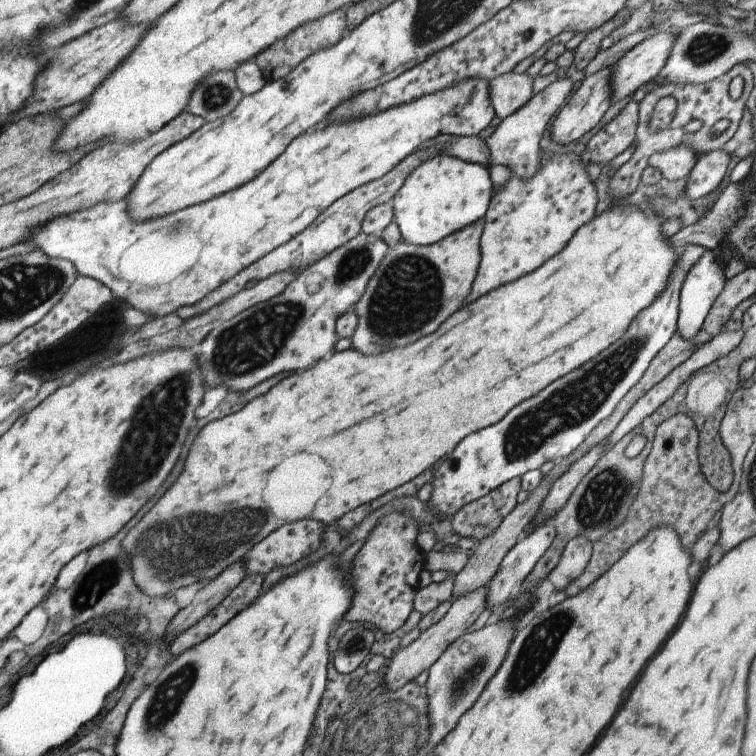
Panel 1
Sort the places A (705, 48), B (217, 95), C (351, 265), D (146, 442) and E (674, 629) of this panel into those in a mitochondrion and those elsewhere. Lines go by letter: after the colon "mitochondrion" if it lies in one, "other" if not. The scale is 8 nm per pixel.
A: mitochondrion
B: mitochondrion
C: mitochondrion
D: mitochondrion
E: other

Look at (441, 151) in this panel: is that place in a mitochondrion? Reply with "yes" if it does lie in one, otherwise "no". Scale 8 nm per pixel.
no

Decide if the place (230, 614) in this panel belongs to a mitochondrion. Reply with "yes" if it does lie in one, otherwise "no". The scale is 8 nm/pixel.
no

